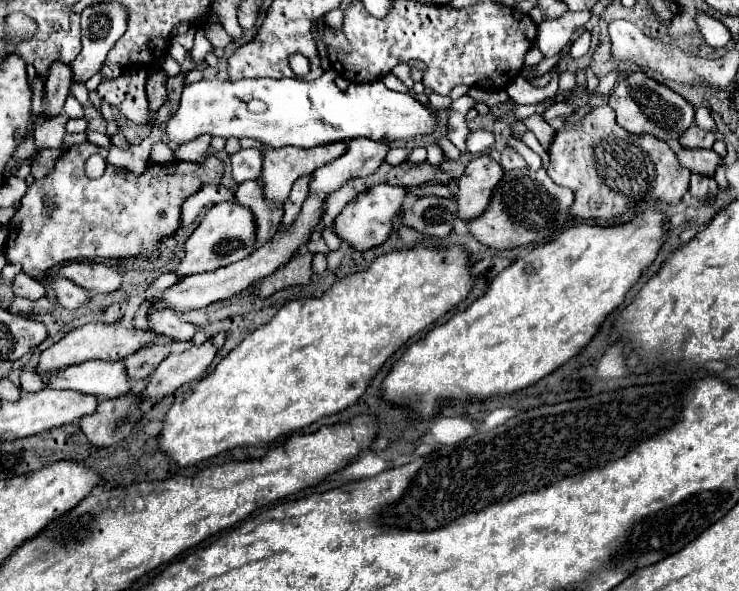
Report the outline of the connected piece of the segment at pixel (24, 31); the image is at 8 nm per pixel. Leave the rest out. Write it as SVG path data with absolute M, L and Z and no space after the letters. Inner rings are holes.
M14 13L6 19L6 35L10 35L10 39L28 39L34 31L38 31L38 27L28 15Z

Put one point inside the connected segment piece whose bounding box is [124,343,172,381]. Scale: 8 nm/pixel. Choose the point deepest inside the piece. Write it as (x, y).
(140, 365)

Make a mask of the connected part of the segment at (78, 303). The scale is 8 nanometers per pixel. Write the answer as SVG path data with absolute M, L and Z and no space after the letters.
M48 277L48 279L42 279L42 281L48 283L56 291L58 303L66 309L80 309L82 305L86 305L90 301L90 293L82 291L82 287L78 287L78 285L72 285L68 279Z

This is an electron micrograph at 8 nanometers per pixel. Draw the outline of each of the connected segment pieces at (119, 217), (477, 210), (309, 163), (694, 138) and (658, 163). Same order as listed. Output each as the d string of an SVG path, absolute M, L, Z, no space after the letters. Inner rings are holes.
M84 141L82 145L74 145L66 149L50 175L44 179L34 181L26 195L22 197L20 207L16 209L16 215L8 221L8 241L4 245L4 255L8 263L20 263L22 271L34 279L42 279L48 275L48 271L54 265L62 265L66 261L86 261L86 259L112 259L112 257L134 257L134 255L146 255L156 257L156 245L162 237L170 237L180 219L180 205L186 197L200 191L202 185L212 183L216 185L222 177L222 163L210 155L206 161L200 163L186 163L186 161L172 161L168 165L148 165L148 169L136 177L134 173L128 173L126 179L118 177L114 173L114 165L106 165L106 173L92 181L84 175L84 163L90 155L100 153L102 157L108 157L108 149L102 149L90 141ZM52 197L58 203L58 211L52 217L44 215L44 199Z
M488 153L472 159L458 179L458 217L462 221L470 221L484 215L492 191L500 179L502 167L488 157Z
M330 143L330 145L322 145L322 147L312 147L308 151L298 149L298 147L280 147L280 149L264 147L262 149L262 175L260 175L264 199L272 205L282 205L288 199L288 193L290 193L294 181L298 181L302 175L312 175L318 167L338 159L338 155L342 155L342 151L346 151L346 143Z
M692 125L682 137L680 137L680 145L682 147L704 147L704 149L712 149L712 143L716 141L714 133L706 133L702 129L698 129L696 125Z
M608 105L592 109L578 125L564 127L556 131L554 143L550 149L550 165L548 165L550 179L560 185L574 191L576 199L572 205L572 215L580 219L600 219L600 221L612 221L628 211L634 211L636 207L642 207L642 203L678 203L682 201L684 193L690 189L690 171L680 167L676 153L660 139L652 135L632 135L624 131L616 119L614 111Z

